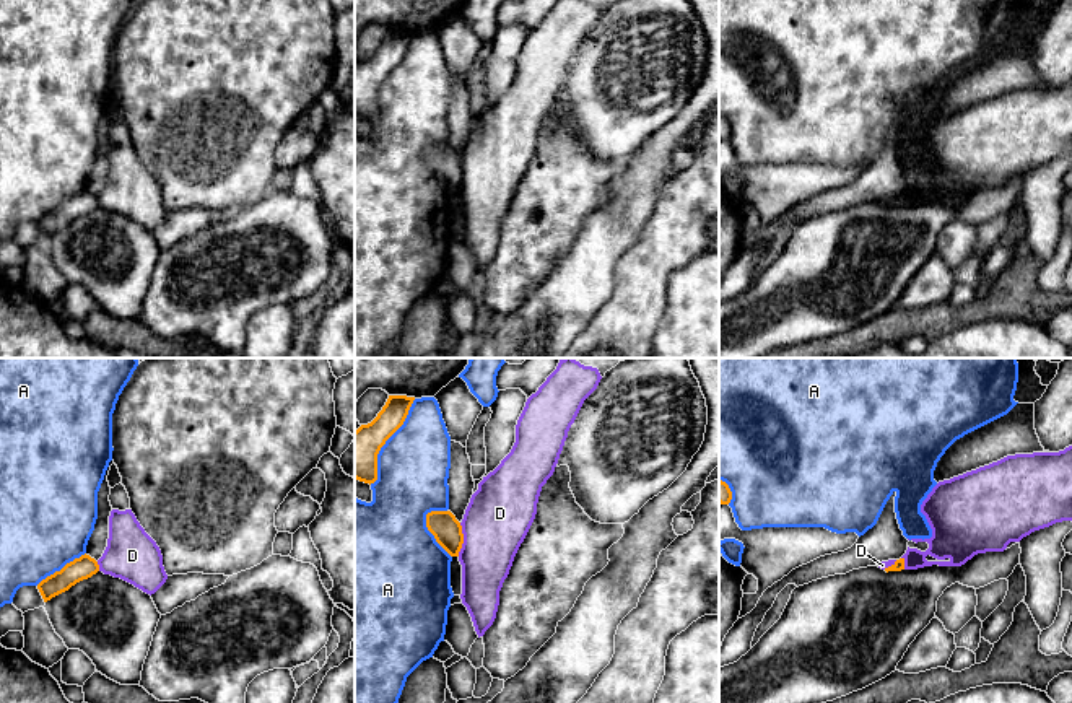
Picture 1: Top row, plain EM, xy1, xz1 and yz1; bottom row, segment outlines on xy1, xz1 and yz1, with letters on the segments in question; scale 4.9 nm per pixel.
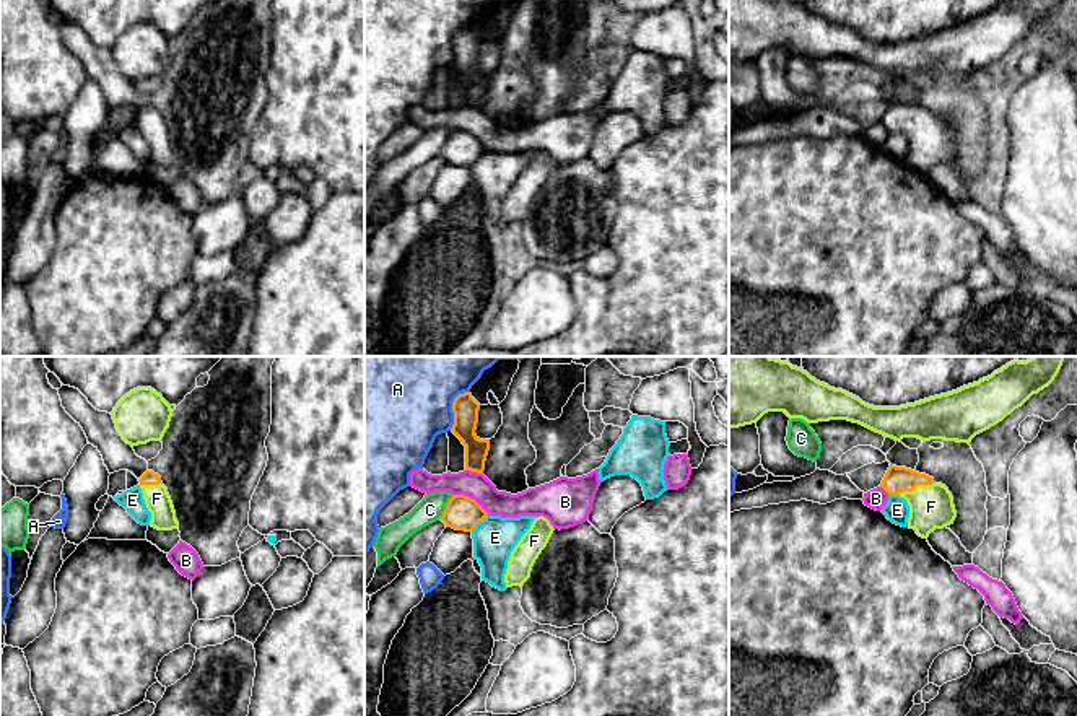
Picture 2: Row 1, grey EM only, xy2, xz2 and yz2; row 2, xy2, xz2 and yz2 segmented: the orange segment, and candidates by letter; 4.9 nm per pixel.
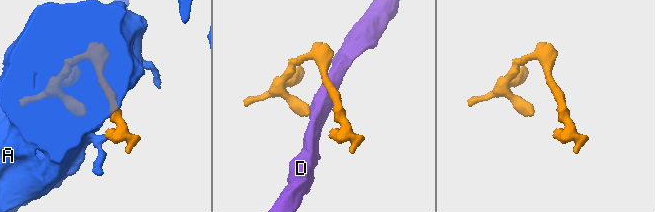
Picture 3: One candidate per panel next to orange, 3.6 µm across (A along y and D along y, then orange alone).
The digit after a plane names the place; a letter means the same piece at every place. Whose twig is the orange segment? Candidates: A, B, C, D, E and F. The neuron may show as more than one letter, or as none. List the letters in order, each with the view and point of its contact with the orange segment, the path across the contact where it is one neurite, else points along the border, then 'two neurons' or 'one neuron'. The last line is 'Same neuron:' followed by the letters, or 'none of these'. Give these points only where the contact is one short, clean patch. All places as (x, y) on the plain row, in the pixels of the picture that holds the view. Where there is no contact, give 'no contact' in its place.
A: contact xz1 (384, 78); two neurons
B: contact xz2 (470, 134); two neurons
C: contact xz2 (446, 142); two neurons
D: contact xz1 (462, 174); border xz1 (461, 158), (462, 183), (457, 191); two neurons
E: contact xz2 (479, 157); border xz2 (487, 150), (470, 166); two neurons
F: contact yz2 (916, 121); way yz2 (897, 116), (916, 121), (931, 142); one neuron
Same neuron: F

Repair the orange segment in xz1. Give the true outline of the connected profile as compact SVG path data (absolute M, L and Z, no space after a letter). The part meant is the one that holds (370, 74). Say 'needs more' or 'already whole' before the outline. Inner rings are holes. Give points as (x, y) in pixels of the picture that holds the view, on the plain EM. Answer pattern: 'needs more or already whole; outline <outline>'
already whole; outline M389 31L377 52L355 67L355 114L377 116L377 90L386 76L403 60L415 33Z

